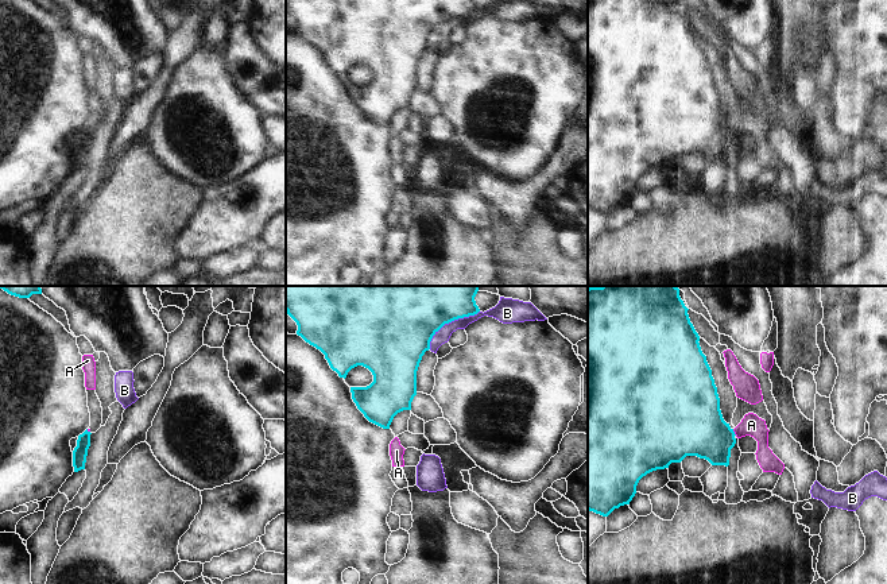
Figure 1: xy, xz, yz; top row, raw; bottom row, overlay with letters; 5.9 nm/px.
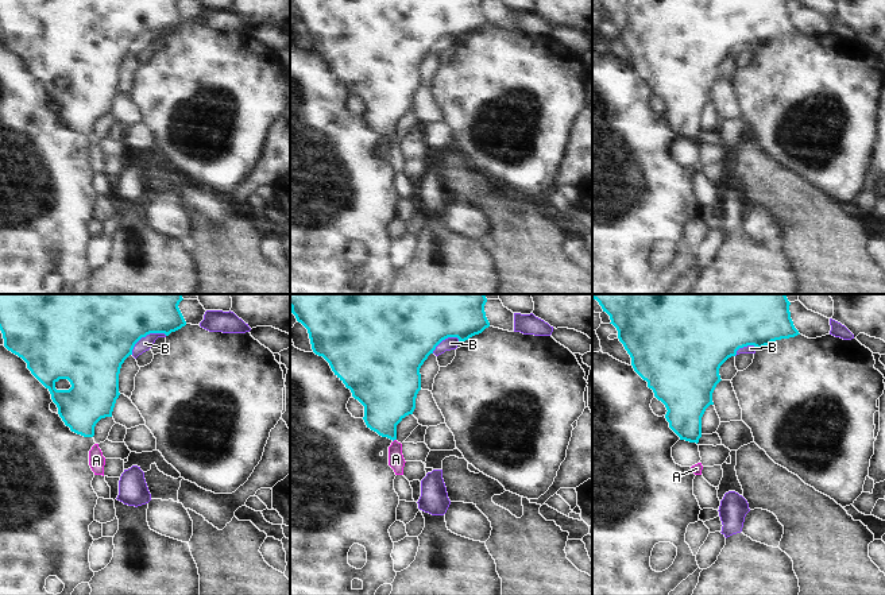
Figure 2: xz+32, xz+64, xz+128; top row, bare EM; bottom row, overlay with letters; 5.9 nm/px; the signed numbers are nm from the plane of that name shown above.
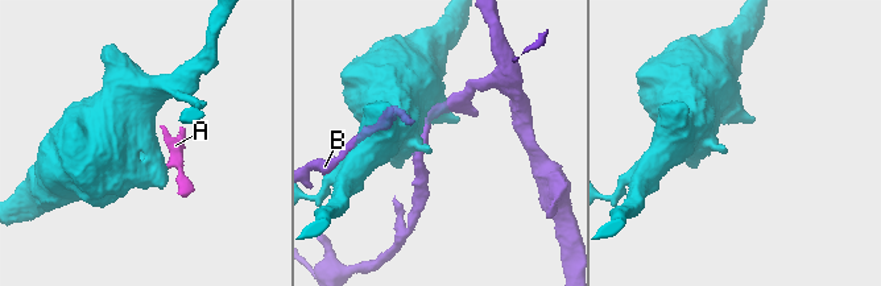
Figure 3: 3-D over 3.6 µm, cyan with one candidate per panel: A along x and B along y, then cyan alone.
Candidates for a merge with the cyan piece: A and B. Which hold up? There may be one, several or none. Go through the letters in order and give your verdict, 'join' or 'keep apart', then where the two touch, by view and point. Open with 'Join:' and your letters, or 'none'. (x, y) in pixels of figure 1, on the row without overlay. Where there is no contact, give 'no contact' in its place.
Join: none
A: keep apart | yz (733, 130)
B: keep apart | xz (449, 19)

